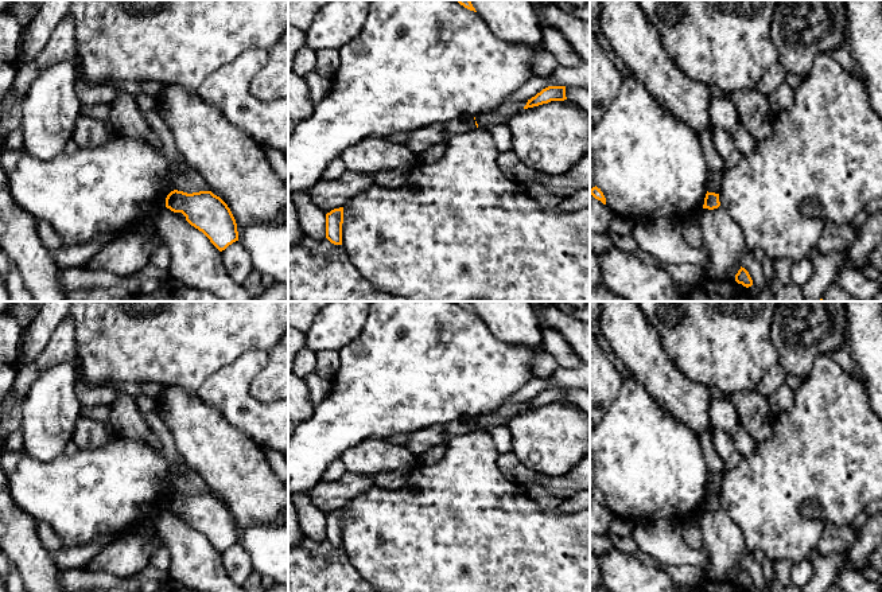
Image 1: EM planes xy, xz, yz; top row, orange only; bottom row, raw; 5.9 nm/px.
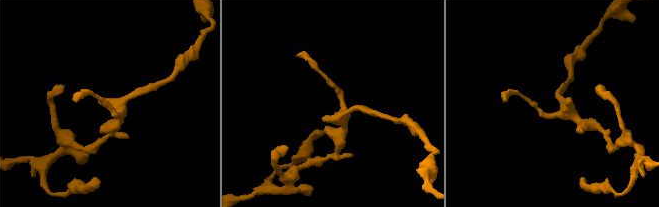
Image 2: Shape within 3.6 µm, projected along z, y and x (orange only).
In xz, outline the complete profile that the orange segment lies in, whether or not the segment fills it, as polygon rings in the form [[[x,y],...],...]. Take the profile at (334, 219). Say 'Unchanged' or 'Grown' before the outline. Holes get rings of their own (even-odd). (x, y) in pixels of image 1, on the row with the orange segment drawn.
Unchanged. [[[343,207],[326,214],[326,238],[334,245],[342,245]]]

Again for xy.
Unchanged. [[[174,190],[166,198],[166,207],[182,213],[219,252],[238,241],[237,223],[230,209],[211,191],[187,194]]]

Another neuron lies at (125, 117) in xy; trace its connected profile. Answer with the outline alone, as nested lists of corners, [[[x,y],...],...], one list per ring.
[[[121,87],[117,91],[116,101],[112,104],[109,122],[118,133],[145,140],[152,145],[162,145],[139,110],[135,96]]]

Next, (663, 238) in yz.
[[[681,218],[638,219],[632,237],[637,246],[664,264],[692,264],[704,268],[710,256],[703,249],[691,248],[683,237]]]

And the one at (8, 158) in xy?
[[[3,147],[0,151],[0,164],[4,168],[4,171],[7,174],[9,174],[18,164],[18,161],[20,160],[20,157],[24,155],[26,152],[19,149],[9,149]]]

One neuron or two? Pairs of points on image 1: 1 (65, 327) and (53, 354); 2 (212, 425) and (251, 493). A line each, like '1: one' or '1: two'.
1: one
2: one

